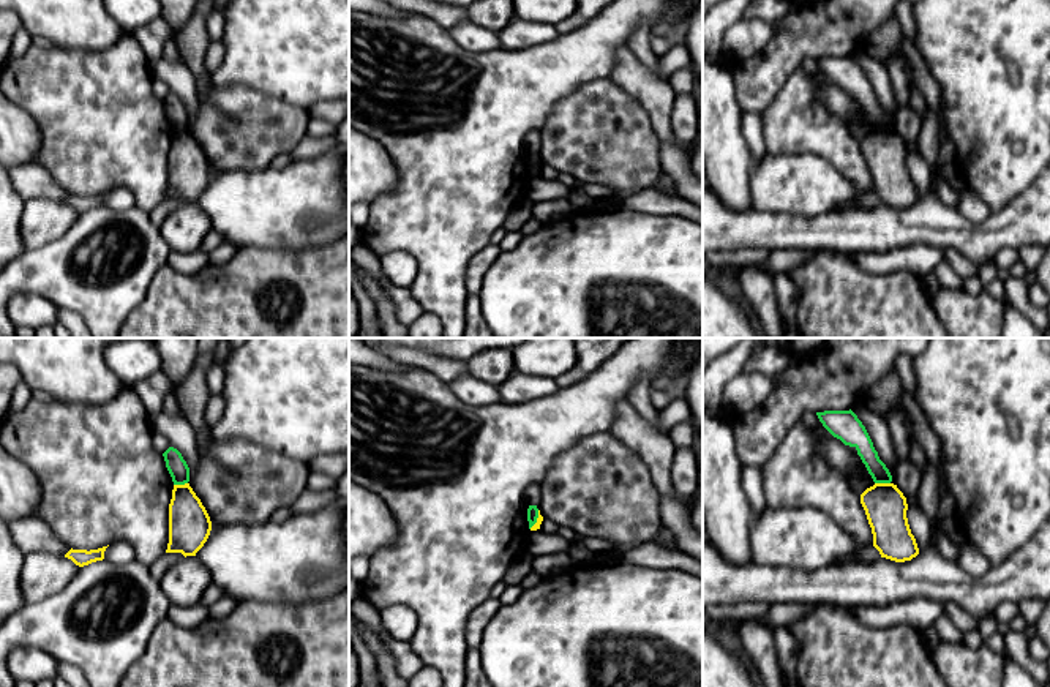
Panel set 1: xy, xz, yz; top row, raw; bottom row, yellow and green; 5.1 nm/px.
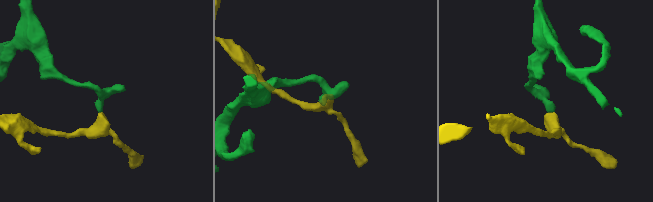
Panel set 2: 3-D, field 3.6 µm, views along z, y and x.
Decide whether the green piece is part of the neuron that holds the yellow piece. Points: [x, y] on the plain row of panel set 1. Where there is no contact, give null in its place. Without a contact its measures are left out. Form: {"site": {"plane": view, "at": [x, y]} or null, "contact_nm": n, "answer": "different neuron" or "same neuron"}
{"site": {"plane": "yz", "at": [883, 130]}, "contact_nm": 80, "answer": "different neuron"}

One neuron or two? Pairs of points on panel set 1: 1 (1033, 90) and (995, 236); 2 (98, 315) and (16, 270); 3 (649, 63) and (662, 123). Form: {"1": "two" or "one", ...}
{"1": "two", "2": "one", "3": "two"}

